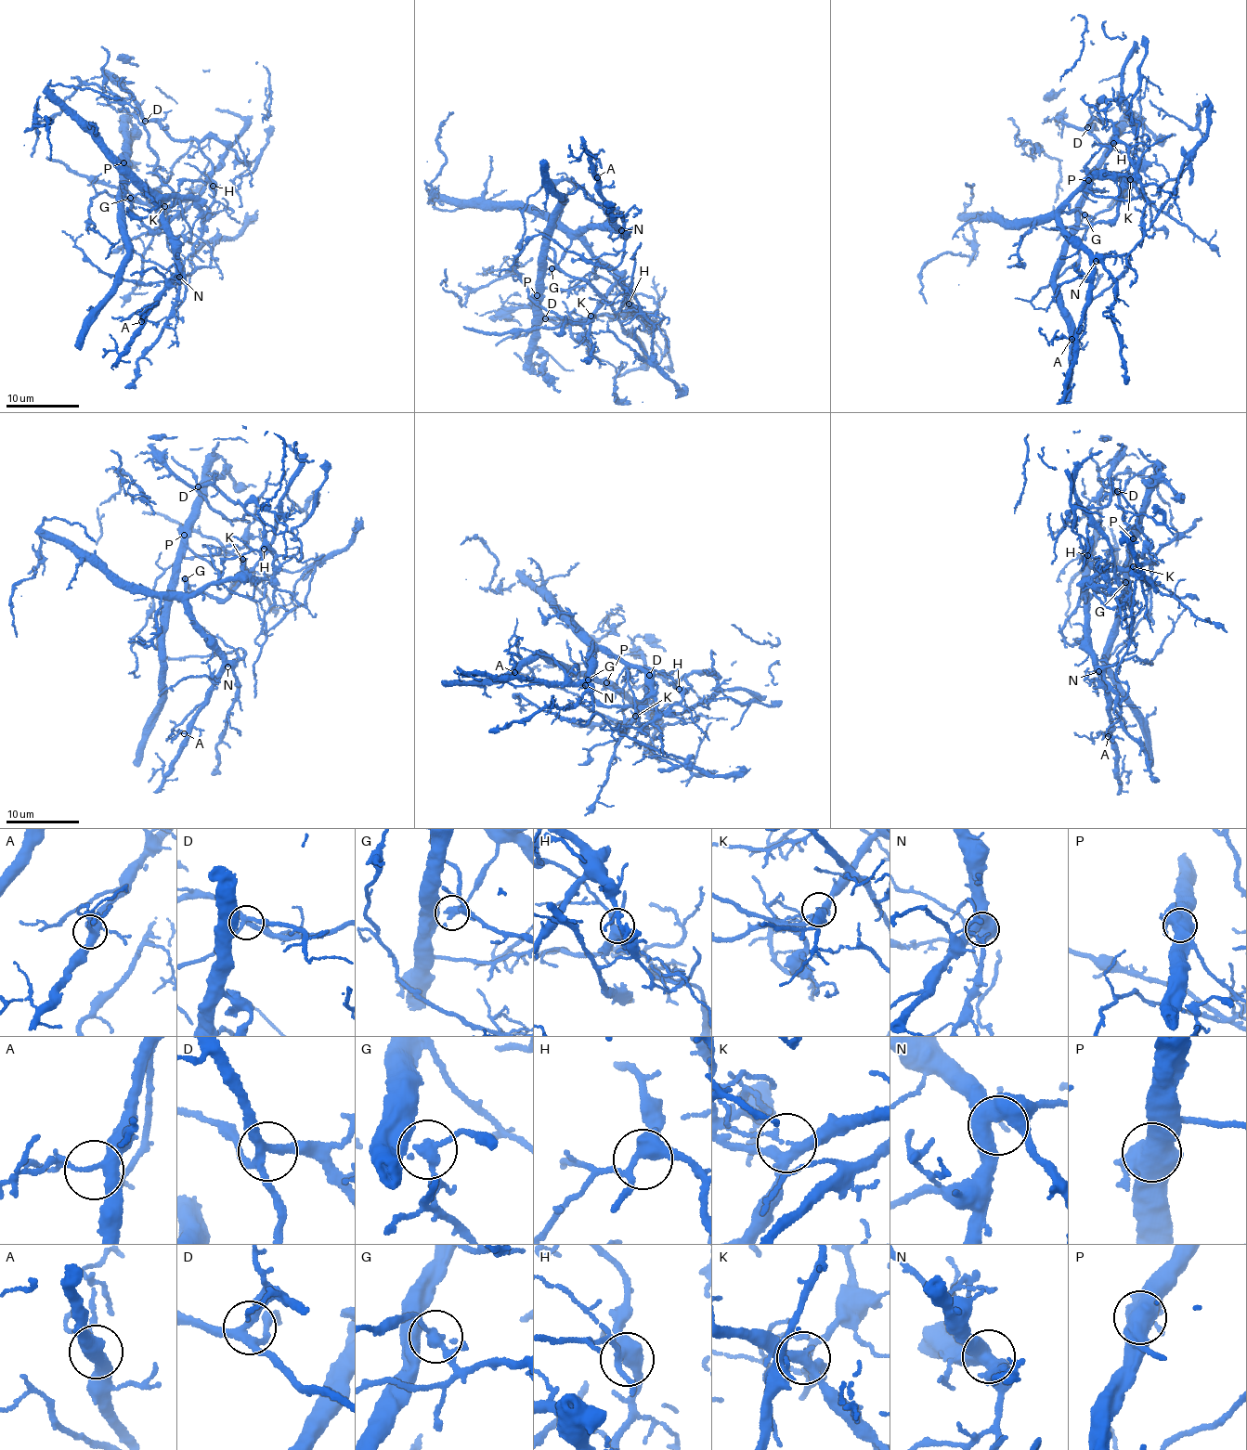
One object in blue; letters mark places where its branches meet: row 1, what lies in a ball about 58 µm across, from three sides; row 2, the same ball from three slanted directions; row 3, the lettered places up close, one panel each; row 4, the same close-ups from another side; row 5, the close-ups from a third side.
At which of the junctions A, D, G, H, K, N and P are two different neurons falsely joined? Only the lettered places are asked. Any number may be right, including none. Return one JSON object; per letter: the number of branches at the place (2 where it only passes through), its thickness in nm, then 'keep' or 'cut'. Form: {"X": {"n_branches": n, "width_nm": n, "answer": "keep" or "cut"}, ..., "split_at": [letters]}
{"A": {"n_branches": 4, "width_nm": 280, "answer": "keep"}, "D": {"n_branches": 4, "width_nm": 280, "answer": "keep"}, "G": {"n_branches": 4, "width_nm": 280, "answer": "cut"}, "H": {"n_branches": 4, "width_nm": 400, "answer": "keep"}, "K": {"n_branches": 4, "width_nm": 240, "answer": "cut"}, "N": {"n_branches": 4, "width_nm": 500, "answer": "keep"}, "P": {"n_branches": 5, "width_nm": 550, "answer": "cut"}, "split_at": ["G", "K", "P"]}

